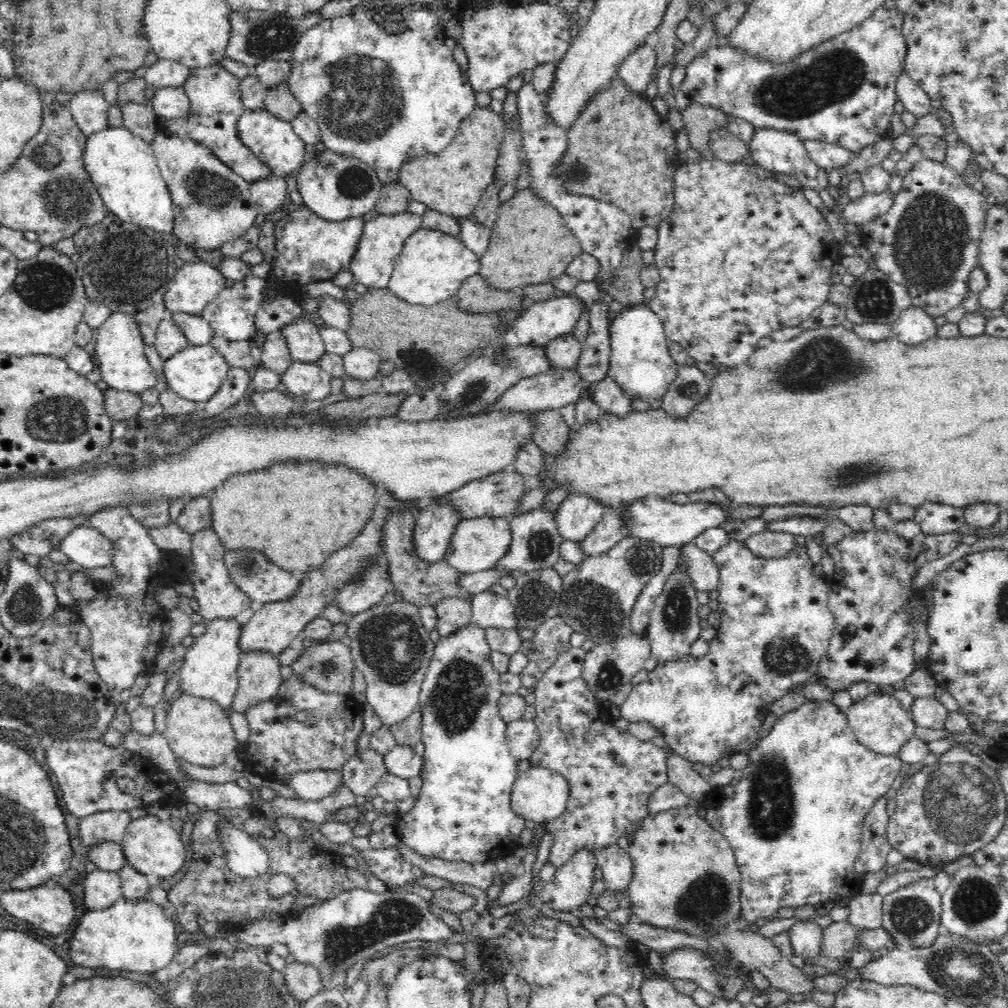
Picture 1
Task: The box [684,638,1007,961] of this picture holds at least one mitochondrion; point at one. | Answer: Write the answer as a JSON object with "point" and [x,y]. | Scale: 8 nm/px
{"point":[959,802]}

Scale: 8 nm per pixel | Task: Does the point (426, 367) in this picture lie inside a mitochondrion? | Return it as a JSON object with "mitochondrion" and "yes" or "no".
{"mitochondrion":"yes"}

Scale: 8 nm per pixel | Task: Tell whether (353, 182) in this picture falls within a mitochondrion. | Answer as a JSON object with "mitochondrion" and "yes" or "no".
{"mitochondrion":"yes"}

